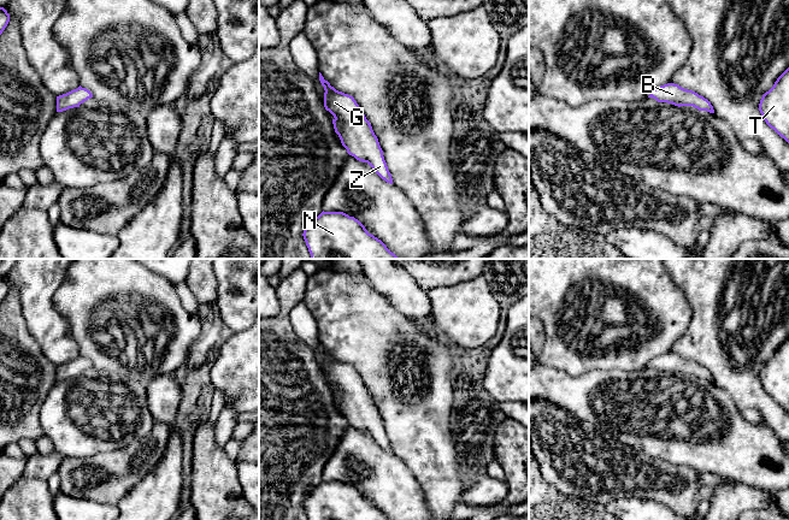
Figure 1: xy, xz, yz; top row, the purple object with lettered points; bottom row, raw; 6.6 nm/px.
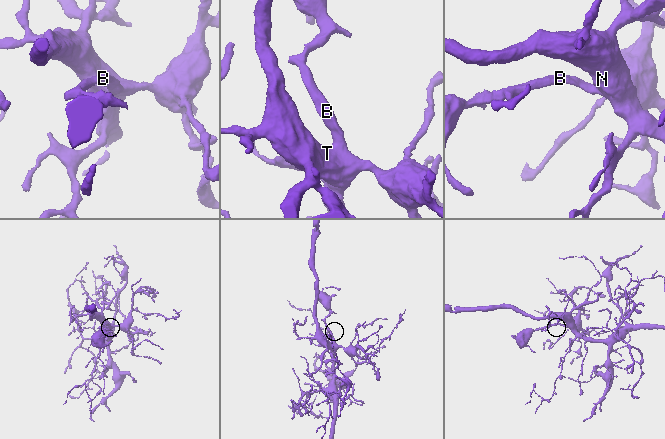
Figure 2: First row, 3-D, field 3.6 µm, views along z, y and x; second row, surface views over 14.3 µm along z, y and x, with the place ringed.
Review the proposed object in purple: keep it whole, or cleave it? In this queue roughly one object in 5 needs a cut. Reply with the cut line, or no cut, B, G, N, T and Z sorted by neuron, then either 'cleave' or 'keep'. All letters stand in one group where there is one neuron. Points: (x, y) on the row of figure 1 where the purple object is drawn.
cut none; groups B G N T Z; keep

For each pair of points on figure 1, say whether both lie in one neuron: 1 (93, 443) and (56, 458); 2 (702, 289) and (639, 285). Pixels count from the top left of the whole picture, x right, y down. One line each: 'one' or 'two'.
1: two
2: two

